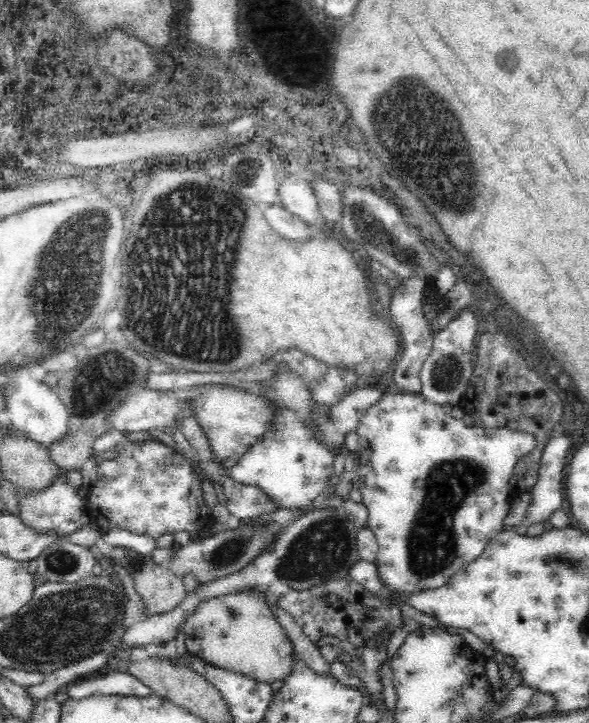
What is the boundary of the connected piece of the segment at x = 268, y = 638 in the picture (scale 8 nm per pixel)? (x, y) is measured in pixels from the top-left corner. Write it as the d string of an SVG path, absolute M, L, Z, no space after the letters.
M246 587L202 600L183 623L188 654L202 658L215 668L236 673L239 678L265 684L284 681L296 661L293 643L264 597L259 588Z

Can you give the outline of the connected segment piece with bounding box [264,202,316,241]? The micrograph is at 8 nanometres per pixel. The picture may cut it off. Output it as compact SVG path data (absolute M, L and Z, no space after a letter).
M274 202L270 204L266 210L264 210L264 216L268 220L268 224L284 238L290 241L303 241L304 239L309 239L310 237L316 236L316 232L313 226L304 224L304 221L294 214L288 212L286 208L282 208L280 202Z

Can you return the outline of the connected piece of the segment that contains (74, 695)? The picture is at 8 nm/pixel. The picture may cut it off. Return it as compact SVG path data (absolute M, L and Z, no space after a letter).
M110 671L106 676L98 676L92 680L82 680L78 684L68 686L66 693L70 699L78 699L94 694L125 695L148 697L154 695L148 686L134 678L129 672Z

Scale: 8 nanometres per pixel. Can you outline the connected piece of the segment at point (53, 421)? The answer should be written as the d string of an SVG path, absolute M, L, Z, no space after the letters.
M18 364L16 370L12 372L6 372L8 375L7 380L3 383L3 393L9 418L11 420L11 426L17 429L22 436L27 439L32 439L34 442L46 446L60 440L66 431L68 430L69 414L67 408L62 404L60 400L58 389L49 387L42 379L48 374L43 365L38 364Z

